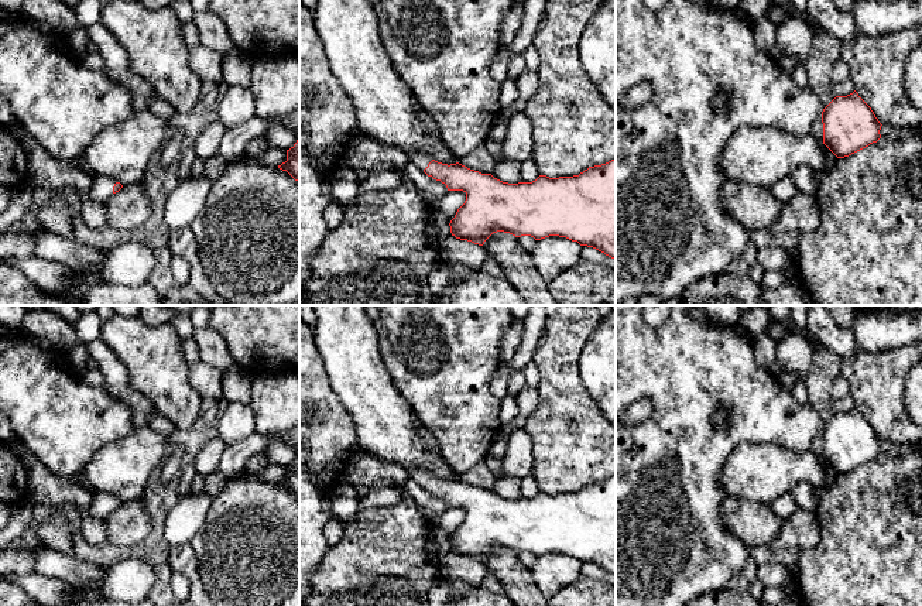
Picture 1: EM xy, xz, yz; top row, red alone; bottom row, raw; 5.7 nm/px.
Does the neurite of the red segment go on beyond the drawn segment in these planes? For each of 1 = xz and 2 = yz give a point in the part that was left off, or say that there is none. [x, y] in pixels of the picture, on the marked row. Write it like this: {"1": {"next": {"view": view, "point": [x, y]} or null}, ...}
{"1": {"next": {"view": "xz", "point": [421, 160]}}, "2": {"next": null}}

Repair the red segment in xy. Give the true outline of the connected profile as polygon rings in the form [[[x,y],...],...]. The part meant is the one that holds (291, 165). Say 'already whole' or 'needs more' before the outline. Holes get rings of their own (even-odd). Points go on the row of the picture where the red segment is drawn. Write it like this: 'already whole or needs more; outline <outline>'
already whole; outline [[[299,136],[297,143],[287,150],[287,161],[278,168],[287,171],[299,184]]]

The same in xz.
needs more; outline [[[412,148],[401,150],[428,177],[445,184],[448,191],[466,194],[465,203],[449,223],[456,239],[483,246],[497,232],[515,237],[531,236],[535,240],[559,236],[616,259],[616,158],[573,177],[539,175],[532,182],[508,184],[459,162],[448,165],[435,161],[429,154]]]

